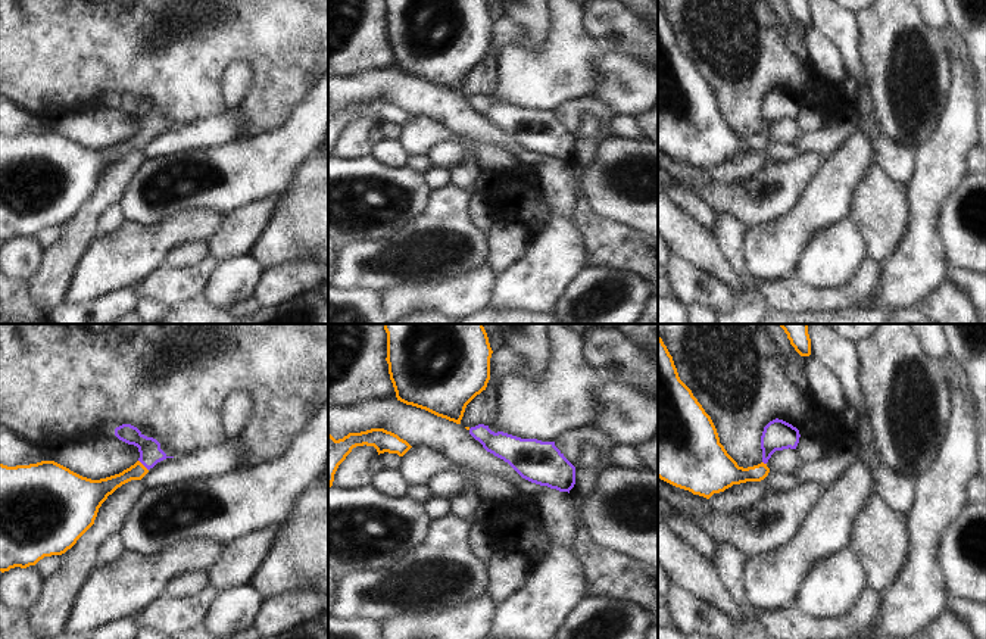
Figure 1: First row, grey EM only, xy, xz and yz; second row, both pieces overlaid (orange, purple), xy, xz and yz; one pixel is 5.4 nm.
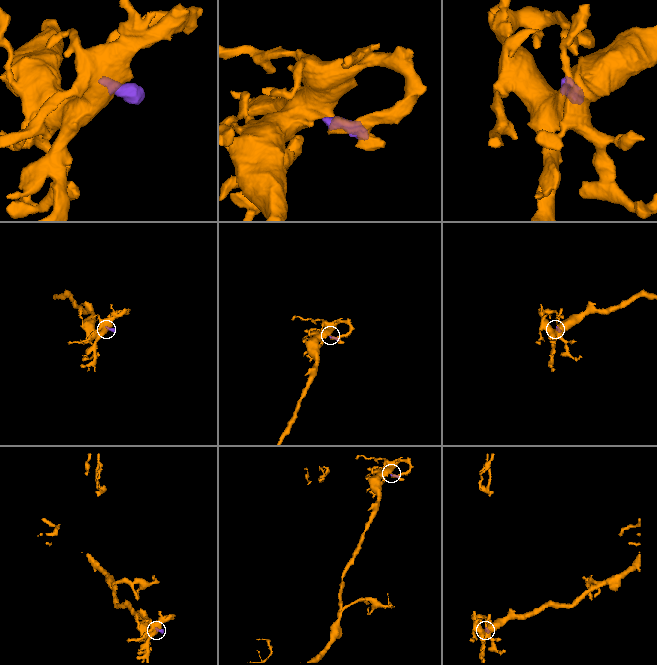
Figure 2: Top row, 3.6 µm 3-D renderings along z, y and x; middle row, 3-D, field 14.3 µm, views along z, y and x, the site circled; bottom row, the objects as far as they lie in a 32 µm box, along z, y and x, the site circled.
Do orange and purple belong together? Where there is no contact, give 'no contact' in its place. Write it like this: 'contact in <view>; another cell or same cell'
contact in xy; same cell

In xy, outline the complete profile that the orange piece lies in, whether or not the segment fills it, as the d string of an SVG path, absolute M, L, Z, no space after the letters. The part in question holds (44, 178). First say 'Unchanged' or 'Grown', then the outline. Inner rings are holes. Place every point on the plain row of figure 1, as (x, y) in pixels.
Grown. M122 94L115 106L138 118L140 128L119 144L91 150L54 133L0 134L0 241L62 225L94 194L99 178L118 158L141 150L168 127L160 113Z

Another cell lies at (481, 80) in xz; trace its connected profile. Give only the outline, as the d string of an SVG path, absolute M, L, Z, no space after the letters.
M490 49L487 57L467 75L461 90L462 97L471 99L478 94L490 96L494 93L497 82L497 52L499 49Z

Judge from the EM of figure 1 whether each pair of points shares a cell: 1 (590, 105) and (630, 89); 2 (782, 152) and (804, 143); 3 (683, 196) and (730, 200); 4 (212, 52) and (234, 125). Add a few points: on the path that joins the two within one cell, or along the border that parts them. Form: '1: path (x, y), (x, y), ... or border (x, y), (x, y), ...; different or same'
1: border (589, 94), (601, 99), (614, 115); different
2: path (788, 152), (798, 149); same
3: border (673, 186), (682, 186), (695, 193), (715, 215); different
4: border (225, 106), (215, 115), (193, 119); different

